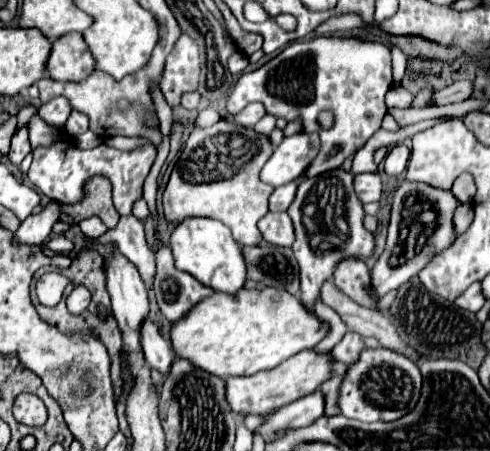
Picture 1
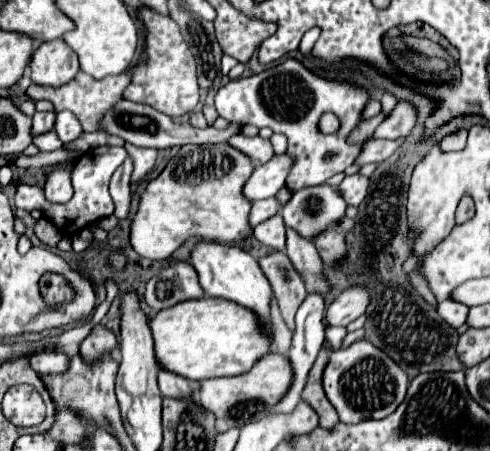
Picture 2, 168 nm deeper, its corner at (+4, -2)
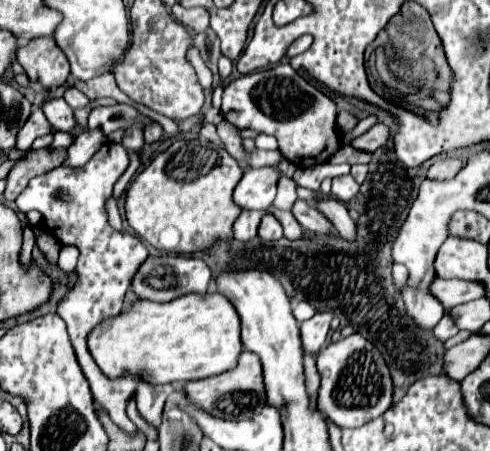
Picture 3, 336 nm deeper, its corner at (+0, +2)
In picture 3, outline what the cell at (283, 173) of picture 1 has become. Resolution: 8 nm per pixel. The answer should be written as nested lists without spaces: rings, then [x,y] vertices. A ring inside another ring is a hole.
[[[278,166],[248,168],[234,190],[234,202],[244,210],[266,210],[276,196]]]

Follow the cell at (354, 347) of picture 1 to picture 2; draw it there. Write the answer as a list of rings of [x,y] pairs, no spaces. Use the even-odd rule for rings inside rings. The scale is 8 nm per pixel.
[[[326,326],[326,338],[332,342],[332,348],[340,348],[342,338],[346,336],[346,328],[342,326]]]

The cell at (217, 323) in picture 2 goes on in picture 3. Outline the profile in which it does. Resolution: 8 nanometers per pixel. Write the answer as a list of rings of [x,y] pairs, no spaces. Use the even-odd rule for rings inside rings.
[[[218,292],[180,296],[168,304],[140,300],[128,312],[100,322],[88,336],[88,348],[110,378],[128,370],[152,384],[202,380],[236,368],[242,352],[240,316]]]

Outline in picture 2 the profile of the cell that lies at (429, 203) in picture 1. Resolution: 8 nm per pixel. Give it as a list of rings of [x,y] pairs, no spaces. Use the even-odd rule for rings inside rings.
[[[348,288],[344,290],[326,310],[328,326],[348,326],[352,320],[364,314],[368,306],[368,288]]]

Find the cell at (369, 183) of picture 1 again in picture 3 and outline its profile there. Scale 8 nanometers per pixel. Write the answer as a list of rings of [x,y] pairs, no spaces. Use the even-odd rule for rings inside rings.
[[[348,174],[332,180],[332,196],[340,202],[350,202],[360,192],[360,184]]]

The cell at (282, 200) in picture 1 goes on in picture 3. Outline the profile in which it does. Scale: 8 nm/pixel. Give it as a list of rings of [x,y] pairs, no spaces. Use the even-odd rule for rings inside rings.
[[[244,210],[240,214],[240,218],[234,222],[234,238],[236,240],[242,240],[242,242],[248,242],[252,240],[256,234],[258,234],[258,224],[262,220],[264,214],[268,214],[270,210],[264,210],[264,212],[252,212],[252,210]]]

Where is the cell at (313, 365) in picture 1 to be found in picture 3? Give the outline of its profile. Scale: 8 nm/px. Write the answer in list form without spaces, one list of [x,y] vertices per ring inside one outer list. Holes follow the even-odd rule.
[[[248,350],[242,352],[236,368],[222,372],[218,376],[204,378],[204,380],[186,382],[184,390],[194,404],[198,404],[208,414],[224,418],[224,420],[246,420],[246,418],[252,418],[256,412],[260,412],[266,406],[264,376],[260,372],[260,358]]]

